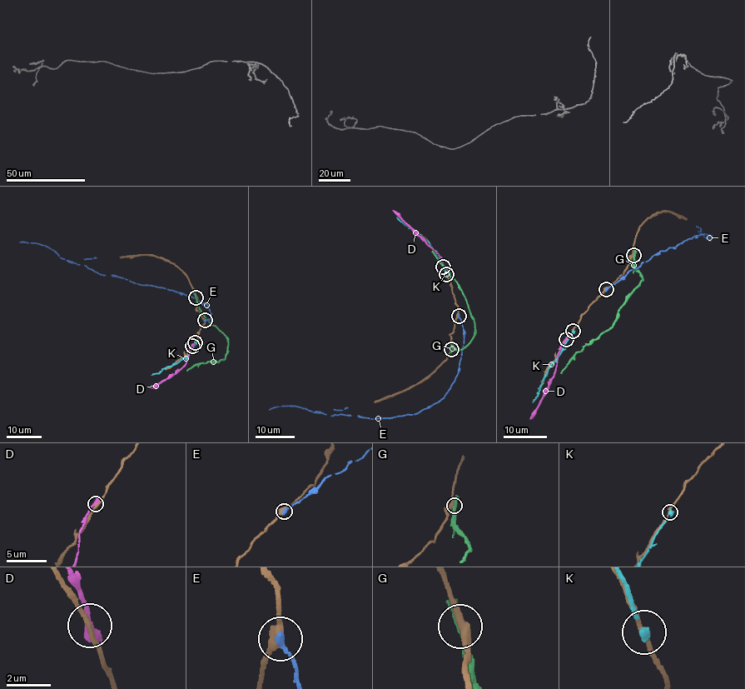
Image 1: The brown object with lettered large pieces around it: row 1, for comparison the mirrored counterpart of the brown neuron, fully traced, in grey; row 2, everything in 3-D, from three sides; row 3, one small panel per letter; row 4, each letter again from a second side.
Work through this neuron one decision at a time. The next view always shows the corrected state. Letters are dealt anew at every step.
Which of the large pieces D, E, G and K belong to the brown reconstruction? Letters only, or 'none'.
E

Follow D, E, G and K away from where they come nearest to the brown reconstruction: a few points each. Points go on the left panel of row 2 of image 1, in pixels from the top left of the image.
D: (192, 346), (185, 366), (151, 387)
E: (205, 321), (211, 316), (208, 306), (195, 298), (121, 277), (103, 276), (68, 262), (45, 246), (20, 242)
G: (196, 297), (199, 311), (228, 342), (227, 353), (219, 361), (200, 362), (187, 370)
K: (195, 342), (191, 352), (182, 359), (151, 375)

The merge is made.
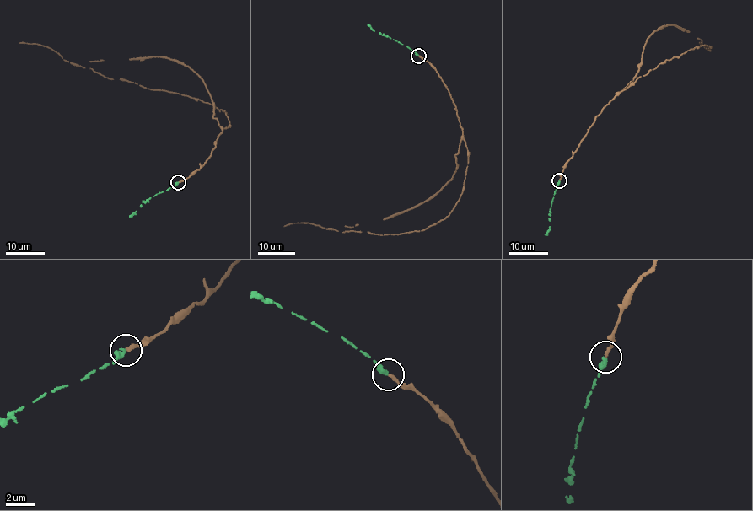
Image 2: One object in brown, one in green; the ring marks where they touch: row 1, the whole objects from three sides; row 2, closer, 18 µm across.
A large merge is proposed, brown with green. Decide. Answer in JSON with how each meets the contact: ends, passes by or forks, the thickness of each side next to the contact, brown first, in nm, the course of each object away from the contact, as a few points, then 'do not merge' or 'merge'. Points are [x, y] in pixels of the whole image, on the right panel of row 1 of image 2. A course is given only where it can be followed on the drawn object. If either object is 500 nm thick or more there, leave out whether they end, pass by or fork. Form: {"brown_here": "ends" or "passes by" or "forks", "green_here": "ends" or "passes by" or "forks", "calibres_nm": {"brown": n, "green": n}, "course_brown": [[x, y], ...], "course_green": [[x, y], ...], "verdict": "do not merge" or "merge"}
{"brown_here": "ends", "green_here": "ends", "calibres_nm": {"brown": 220, "green": 320}, "course_brown": [[560, 180], [592, 123], [616, 94], [664, 61], [703, 45], [711, 45], [710, 51], [699, 42], [705, 45]], "course_green": [[559, 180], [553, 194], [550, 227], [545, 235]], "verdict": "merge"}

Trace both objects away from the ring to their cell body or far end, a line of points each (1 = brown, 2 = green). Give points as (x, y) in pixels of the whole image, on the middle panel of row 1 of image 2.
1: (418, 56), (448, 89), (467, 147), (464, 190), (449, 215), (393, 234), (284, 226)
2: (418, 55), (406, 45), (374, 30), (368, 24)

